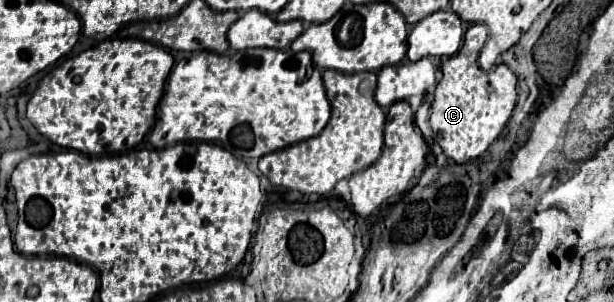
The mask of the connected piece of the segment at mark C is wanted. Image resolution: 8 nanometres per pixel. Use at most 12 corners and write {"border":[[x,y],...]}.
{"border":[[483,24],[443,62],[431,128],[457,164],[481,156],[517,102],[509,66],[483,70]]}

